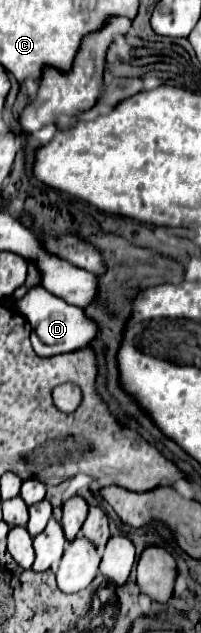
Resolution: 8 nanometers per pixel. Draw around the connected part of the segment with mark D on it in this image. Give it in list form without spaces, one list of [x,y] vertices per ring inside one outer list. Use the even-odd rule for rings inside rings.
[[[42,285],[30,287],[26,291],[26,295],[16,301],[16,307],[30,321],[30,325],[32,325],[32,345],[34,345],[36,353],[42,355],[42,357],[82,349],[98,337],[98,323],[94,319],[90,319],[80,307],[68,305],[66,301],[48,293]]]

